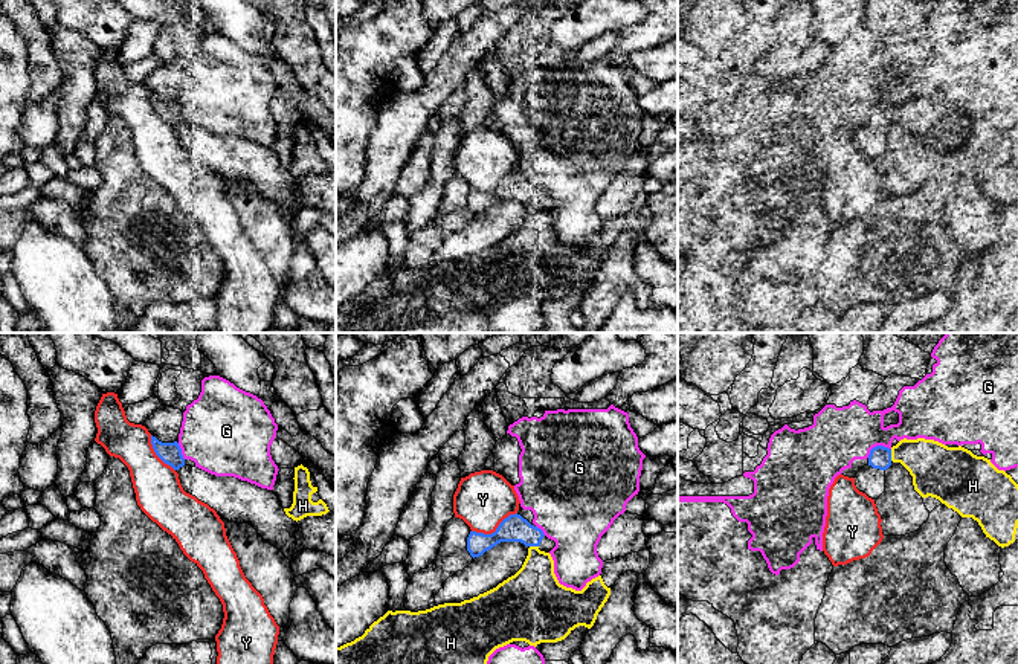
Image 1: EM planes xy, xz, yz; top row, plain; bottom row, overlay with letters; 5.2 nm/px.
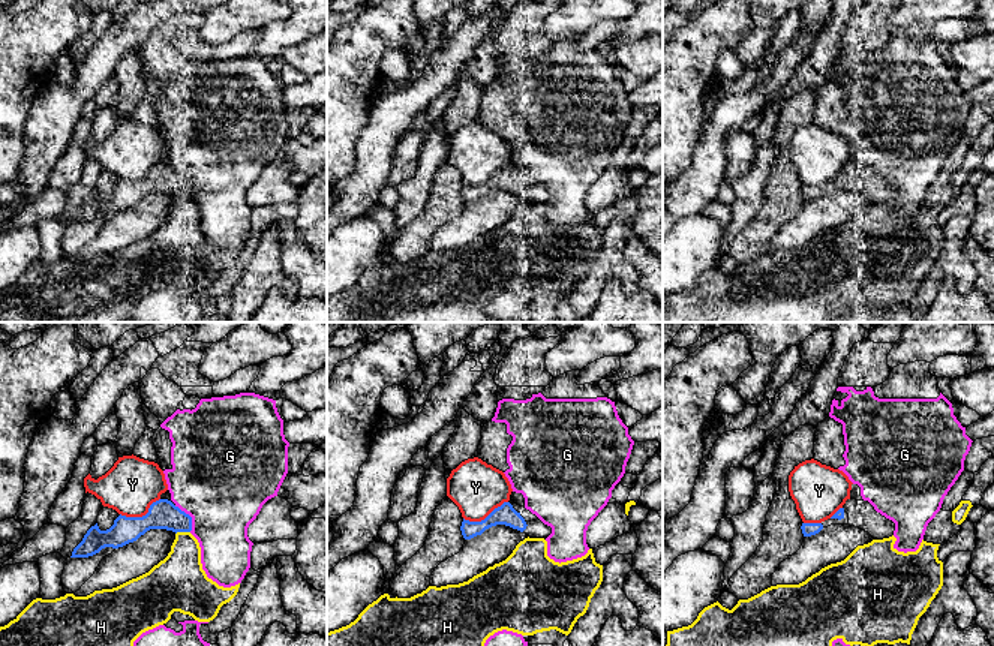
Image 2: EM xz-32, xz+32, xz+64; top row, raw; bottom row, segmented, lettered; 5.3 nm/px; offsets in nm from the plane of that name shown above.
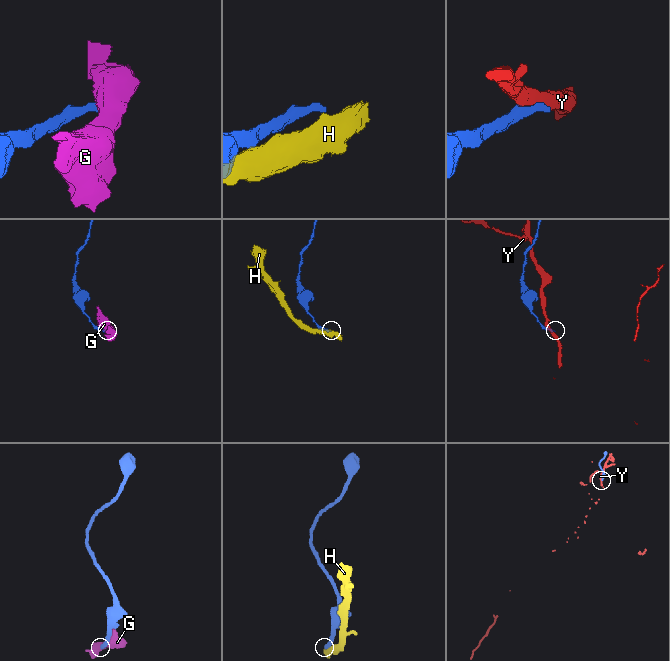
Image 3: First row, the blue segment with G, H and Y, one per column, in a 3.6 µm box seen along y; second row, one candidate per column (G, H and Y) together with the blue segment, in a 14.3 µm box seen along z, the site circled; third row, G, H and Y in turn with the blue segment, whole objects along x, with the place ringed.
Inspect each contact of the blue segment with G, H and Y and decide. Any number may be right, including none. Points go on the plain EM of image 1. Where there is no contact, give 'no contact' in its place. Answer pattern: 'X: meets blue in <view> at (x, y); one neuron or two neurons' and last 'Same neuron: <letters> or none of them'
G: meets blue in yz at (876, 104); two neurons
H: meets blue in yz at (890, 113); two neurons
Y: meets blue in xz at (496, 188); two neurons
Same neuron: none of them

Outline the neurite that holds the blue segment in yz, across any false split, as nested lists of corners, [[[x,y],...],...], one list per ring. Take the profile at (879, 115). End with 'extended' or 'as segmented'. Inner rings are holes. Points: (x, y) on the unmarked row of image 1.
[[[876,104],[870,108],[868,122],[859,127],[855,143],[871,157],[885,150],[885,128],[891,124],[891,107]]]; extended

